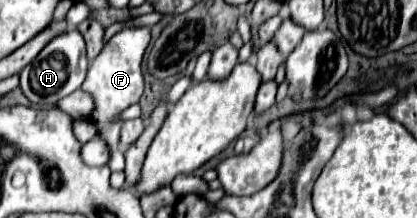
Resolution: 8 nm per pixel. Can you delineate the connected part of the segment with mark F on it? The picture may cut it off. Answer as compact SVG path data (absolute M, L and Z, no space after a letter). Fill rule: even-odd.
M137 27L137 29L123 29L117 35L113 35L103 51L99 53L99 57L91 63L85 83L81 85L81 91L89 93L93 97L95 109L89 115L89 121L93 123L93 127L97 129L97 135L107 143L109 151L111 151L111 159L107 163L107 167L111 171L123 171L125 169L125 157L119 151L119 133L123 127L123 119L119 119L119 115L133 103L139 101L139 97L143 95L143 87L145 87L145 79L143 79L143 55L145 49L149 45L149 29L147 27Z

